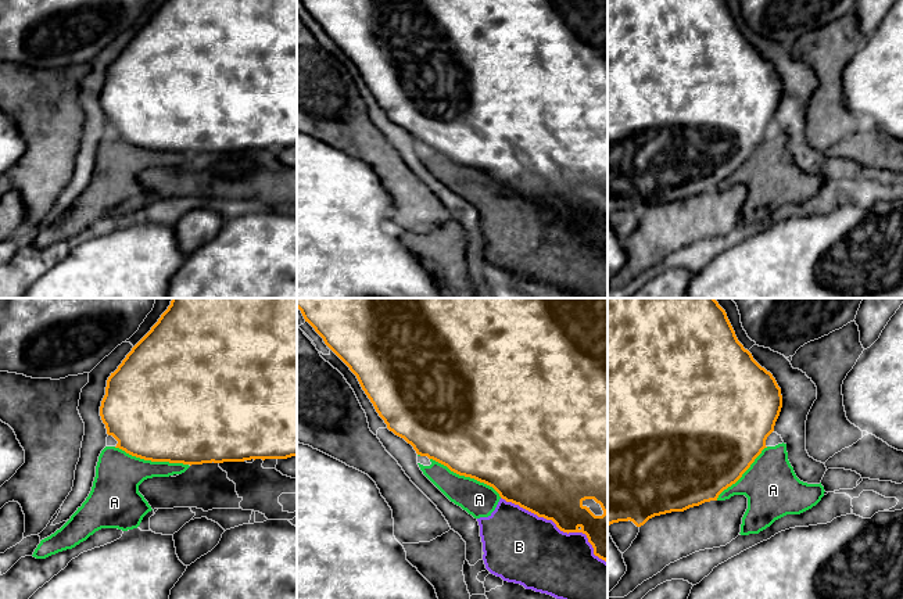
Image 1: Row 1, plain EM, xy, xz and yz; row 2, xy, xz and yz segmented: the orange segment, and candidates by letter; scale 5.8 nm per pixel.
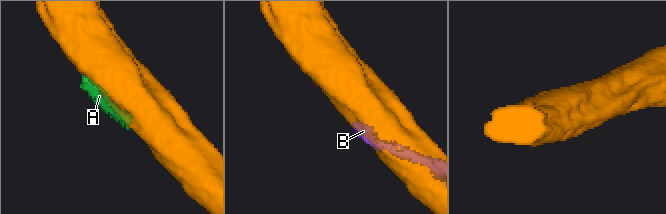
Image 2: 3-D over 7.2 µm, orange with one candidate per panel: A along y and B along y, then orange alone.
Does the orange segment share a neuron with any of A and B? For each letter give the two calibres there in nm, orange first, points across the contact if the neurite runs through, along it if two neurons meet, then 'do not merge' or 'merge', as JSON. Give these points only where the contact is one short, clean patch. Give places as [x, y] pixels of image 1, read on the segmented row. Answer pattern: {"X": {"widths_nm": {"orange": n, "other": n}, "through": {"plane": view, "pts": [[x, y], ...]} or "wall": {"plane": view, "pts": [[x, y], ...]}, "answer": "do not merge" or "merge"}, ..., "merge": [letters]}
{"A": {"widths_nm": {"orange": 500, "other": 280}, "answer": "do not merge"}, "B": {"widths_nm": {"orange": 380, "other": 420}, "answer": "do not merge"}, "merge": []}

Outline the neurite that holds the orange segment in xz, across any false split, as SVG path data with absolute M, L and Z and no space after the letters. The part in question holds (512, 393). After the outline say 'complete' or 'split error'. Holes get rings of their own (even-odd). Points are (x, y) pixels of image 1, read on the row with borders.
M297 298L297 308L301 311L305 322L323 338L325 344L356 376L362 390L387 424L387 428L411 444L418 455L427 456L459 476L470 477L492 487L506 502L519 505L538 517L552 520L563 532L585 534L594 548L594 555L608 563L608 298ZM585 499L594 499L599 503L603 514L595 516L590 507L583 505Z; complete

